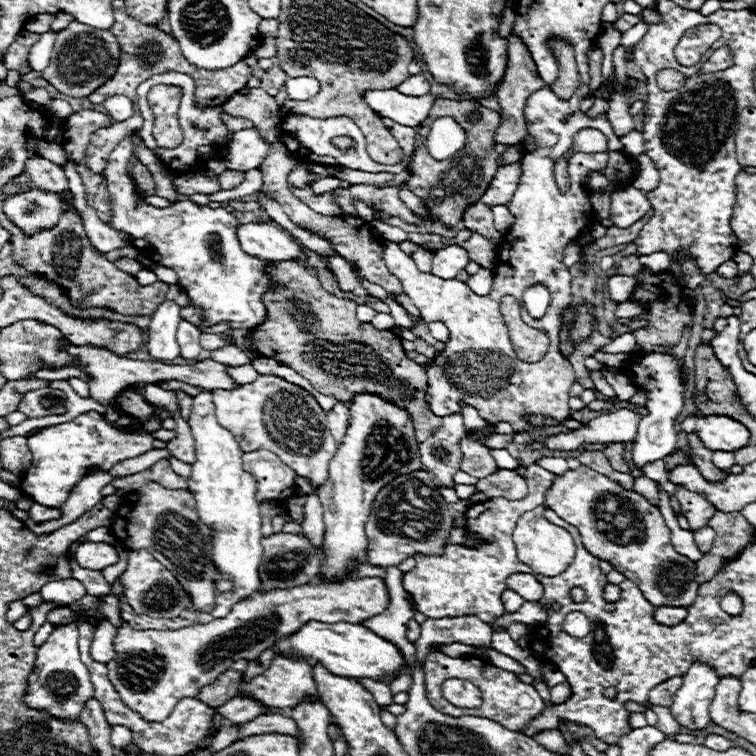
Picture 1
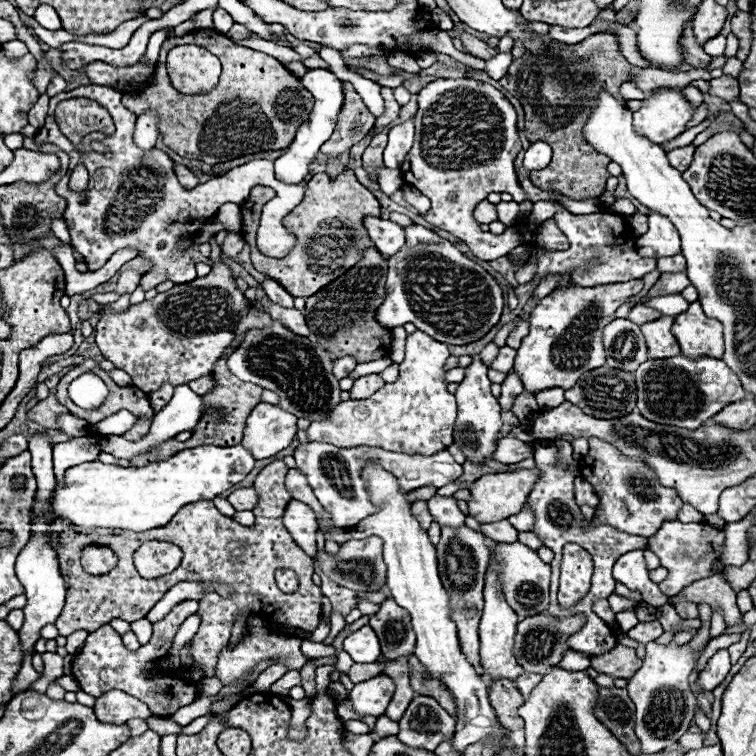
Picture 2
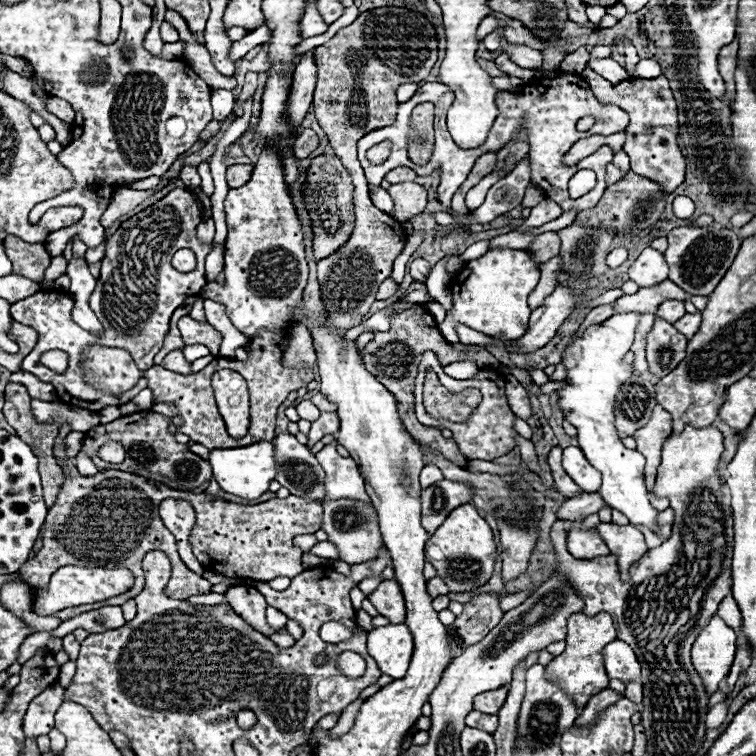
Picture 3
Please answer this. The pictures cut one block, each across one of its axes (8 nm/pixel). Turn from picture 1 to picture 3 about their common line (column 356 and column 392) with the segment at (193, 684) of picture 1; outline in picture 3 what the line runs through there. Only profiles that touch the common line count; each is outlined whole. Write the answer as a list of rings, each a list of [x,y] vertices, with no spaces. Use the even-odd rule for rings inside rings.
[[[382,580],[380,586],[368,596],[368,600],[392,624],[402,624],[406,620],[406,606],[404,606],[400,584],[396,580]]]

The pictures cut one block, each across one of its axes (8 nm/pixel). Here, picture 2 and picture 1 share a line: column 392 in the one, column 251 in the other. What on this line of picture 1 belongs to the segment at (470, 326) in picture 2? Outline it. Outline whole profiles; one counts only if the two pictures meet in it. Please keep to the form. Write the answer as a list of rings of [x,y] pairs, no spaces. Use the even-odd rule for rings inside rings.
[[[130,136],[112,150],[104,170],[114,212],[110,226],[128,232],[130,242],[144,250],[144,256],[176,270],[178,284],[190,298],[190,304],[182,308],[182,318],[188,322],[214,326],[228,320],[232,328],[256,328],[262,324],[266,320],[266,304],[262,296],[270,290],[272,282],[266,272],[266,262],[242,250],[236,234],[240,224],[236,216],[226,208],[200,208],[190,200],[176,202],[176,206],[170,208],[154,208],[148,204],[136,206],[140,196],[136,194],[134,180],[126,172],[132,148],[134,142]],[[198,306],[204,308],[206,322],[200,320]]]

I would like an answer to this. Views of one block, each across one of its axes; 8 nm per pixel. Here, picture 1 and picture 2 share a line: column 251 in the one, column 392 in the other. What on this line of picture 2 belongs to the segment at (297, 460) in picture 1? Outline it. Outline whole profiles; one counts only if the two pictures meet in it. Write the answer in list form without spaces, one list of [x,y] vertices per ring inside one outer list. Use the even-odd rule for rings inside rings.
[[[416,330],[408,334],[406,358],[400,364],[398,380],[386,384],[370,398],[340,402],[328,420],[312,422],[306,428],[308,442],[326,442],[338,448],[378,446],[390,452],[422,456],[432,456],[448,448],[456,422],[456,398],[446,390],[446,382],[442,380],[442,366],[448,356],[448,346],[426,332]]]

